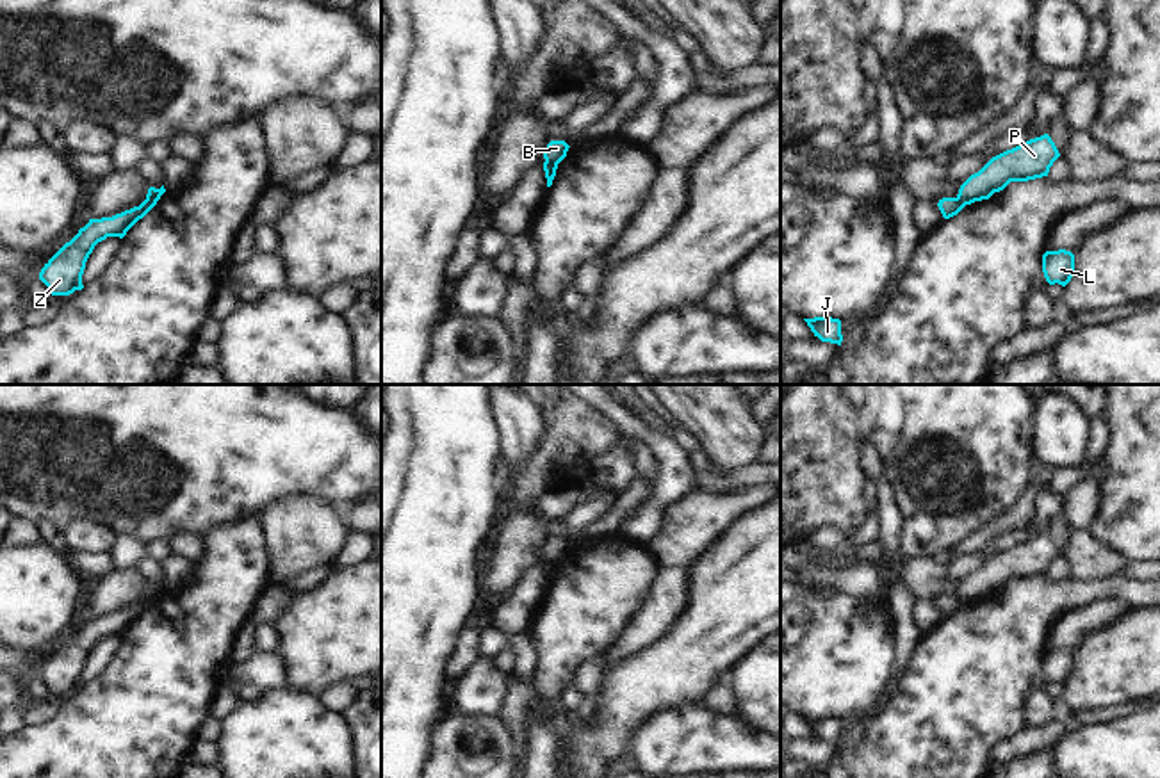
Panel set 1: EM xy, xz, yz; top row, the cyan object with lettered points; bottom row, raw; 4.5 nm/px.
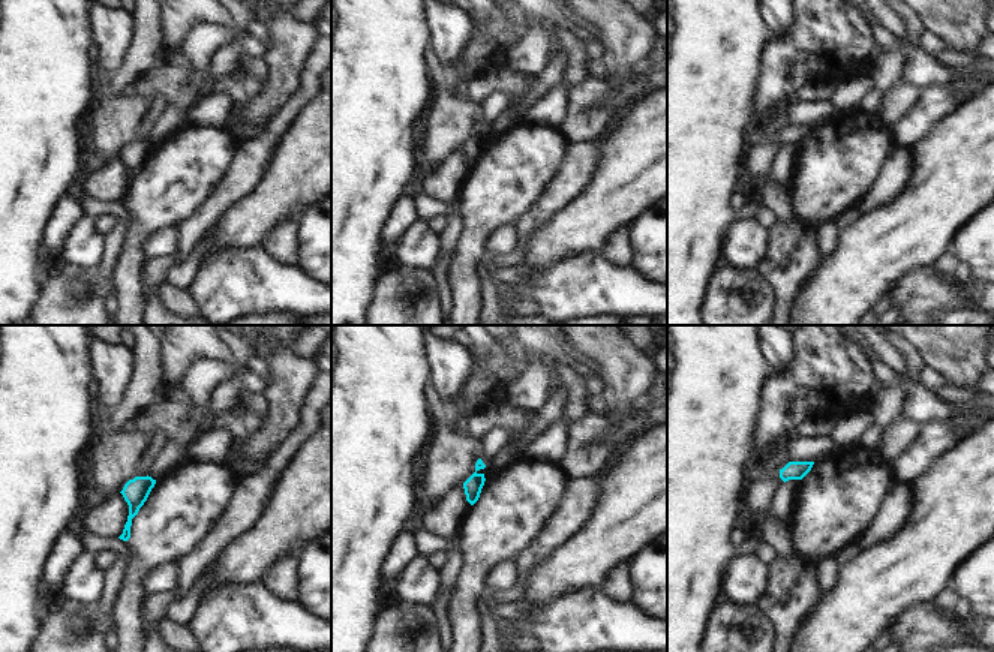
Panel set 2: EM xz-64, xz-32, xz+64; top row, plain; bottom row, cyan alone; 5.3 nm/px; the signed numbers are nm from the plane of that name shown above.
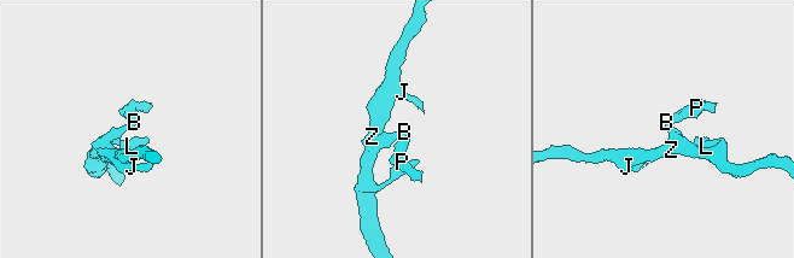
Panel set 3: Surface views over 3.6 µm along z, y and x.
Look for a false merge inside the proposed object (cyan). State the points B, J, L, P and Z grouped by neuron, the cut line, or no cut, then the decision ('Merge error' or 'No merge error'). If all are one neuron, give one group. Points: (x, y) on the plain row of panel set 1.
Groups: B J L Z / P. Split along xz (556, 563), (544, 565). Merge error.

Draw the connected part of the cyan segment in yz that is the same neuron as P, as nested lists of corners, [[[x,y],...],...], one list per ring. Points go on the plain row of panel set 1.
[[[1048,532],[1030,538],[1012,548],[993,555],[978,571],[971,573],[959,588],[957,598],[966,605],[989,598],[1010,580],[1028,580],[1048,575],[1060,555]]]

